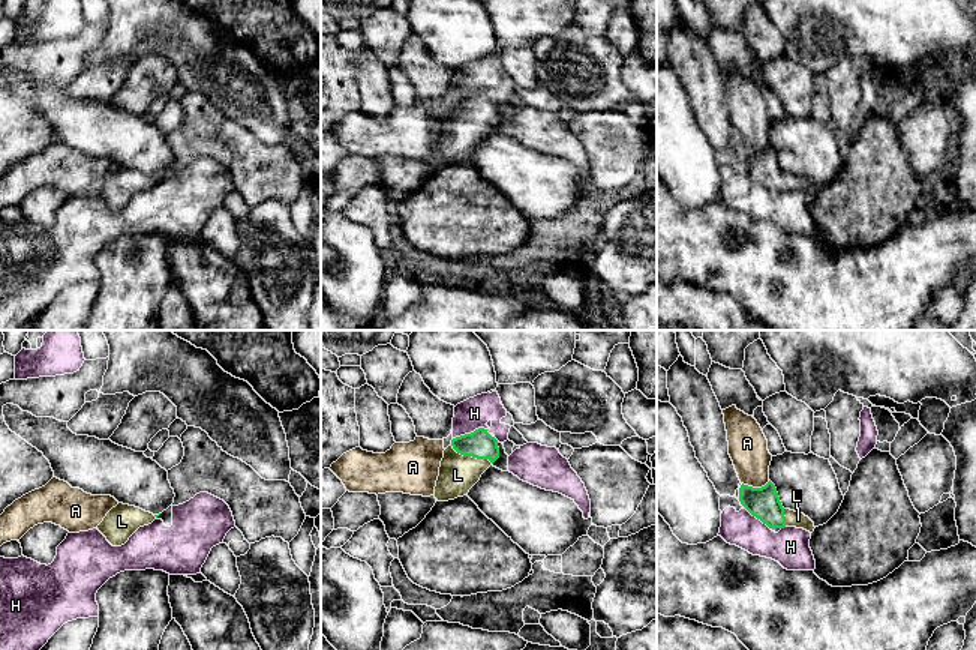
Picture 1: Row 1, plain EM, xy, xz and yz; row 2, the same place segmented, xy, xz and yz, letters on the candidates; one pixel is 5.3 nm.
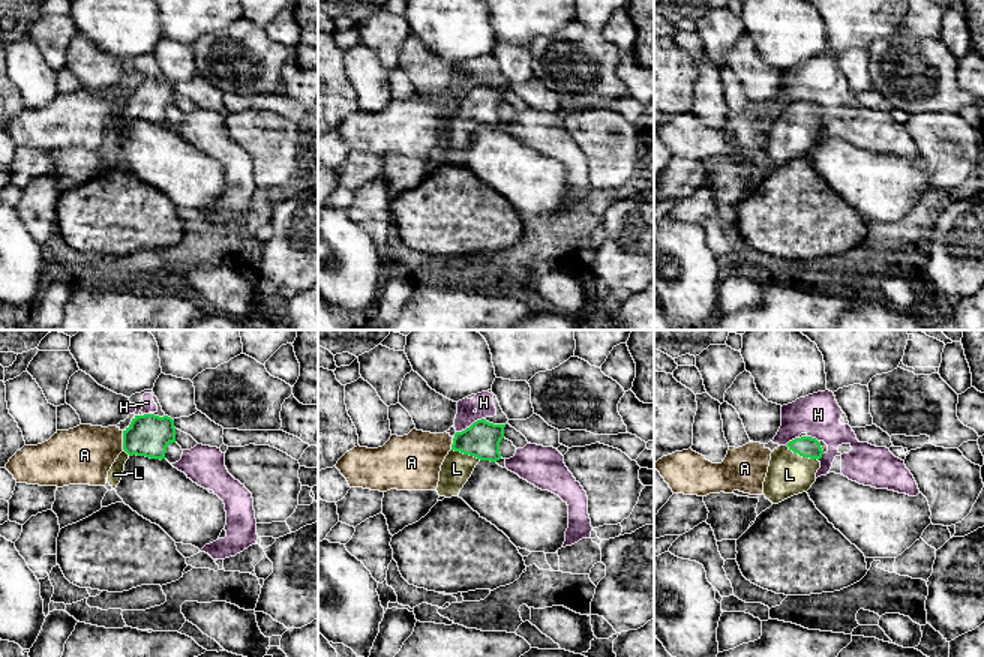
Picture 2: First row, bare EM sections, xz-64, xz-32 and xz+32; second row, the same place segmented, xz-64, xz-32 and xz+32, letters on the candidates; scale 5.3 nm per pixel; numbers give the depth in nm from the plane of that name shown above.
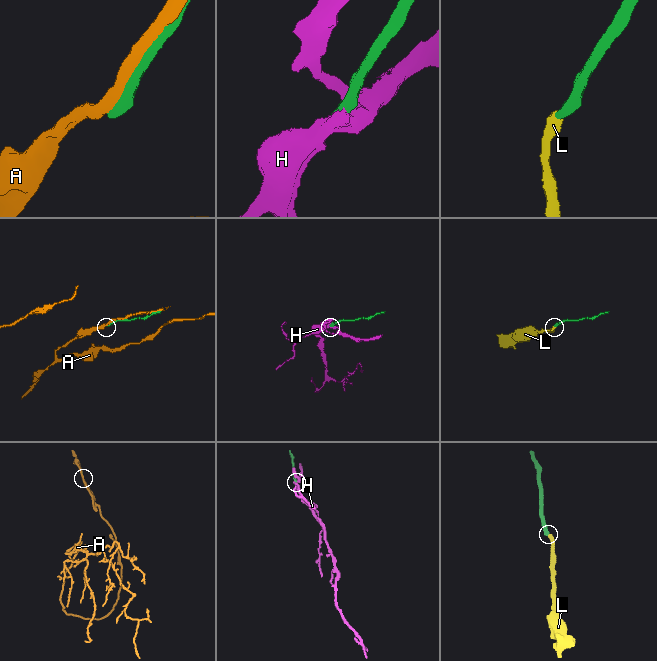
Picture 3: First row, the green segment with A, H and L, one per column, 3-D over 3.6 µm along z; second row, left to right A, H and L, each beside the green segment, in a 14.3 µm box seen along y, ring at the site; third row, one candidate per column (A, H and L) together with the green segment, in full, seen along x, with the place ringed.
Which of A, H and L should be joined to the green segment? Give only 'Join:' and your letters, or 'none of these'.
Join: L

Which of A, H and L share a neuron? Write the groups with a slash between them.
A / H / L

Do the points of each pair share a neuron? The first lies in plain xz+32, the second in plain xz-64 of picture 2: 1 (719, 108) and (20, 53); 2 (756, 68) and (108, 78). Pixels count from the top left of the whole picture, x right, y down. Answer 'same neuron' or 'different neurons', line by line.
1: same neuron
2: same neuron

